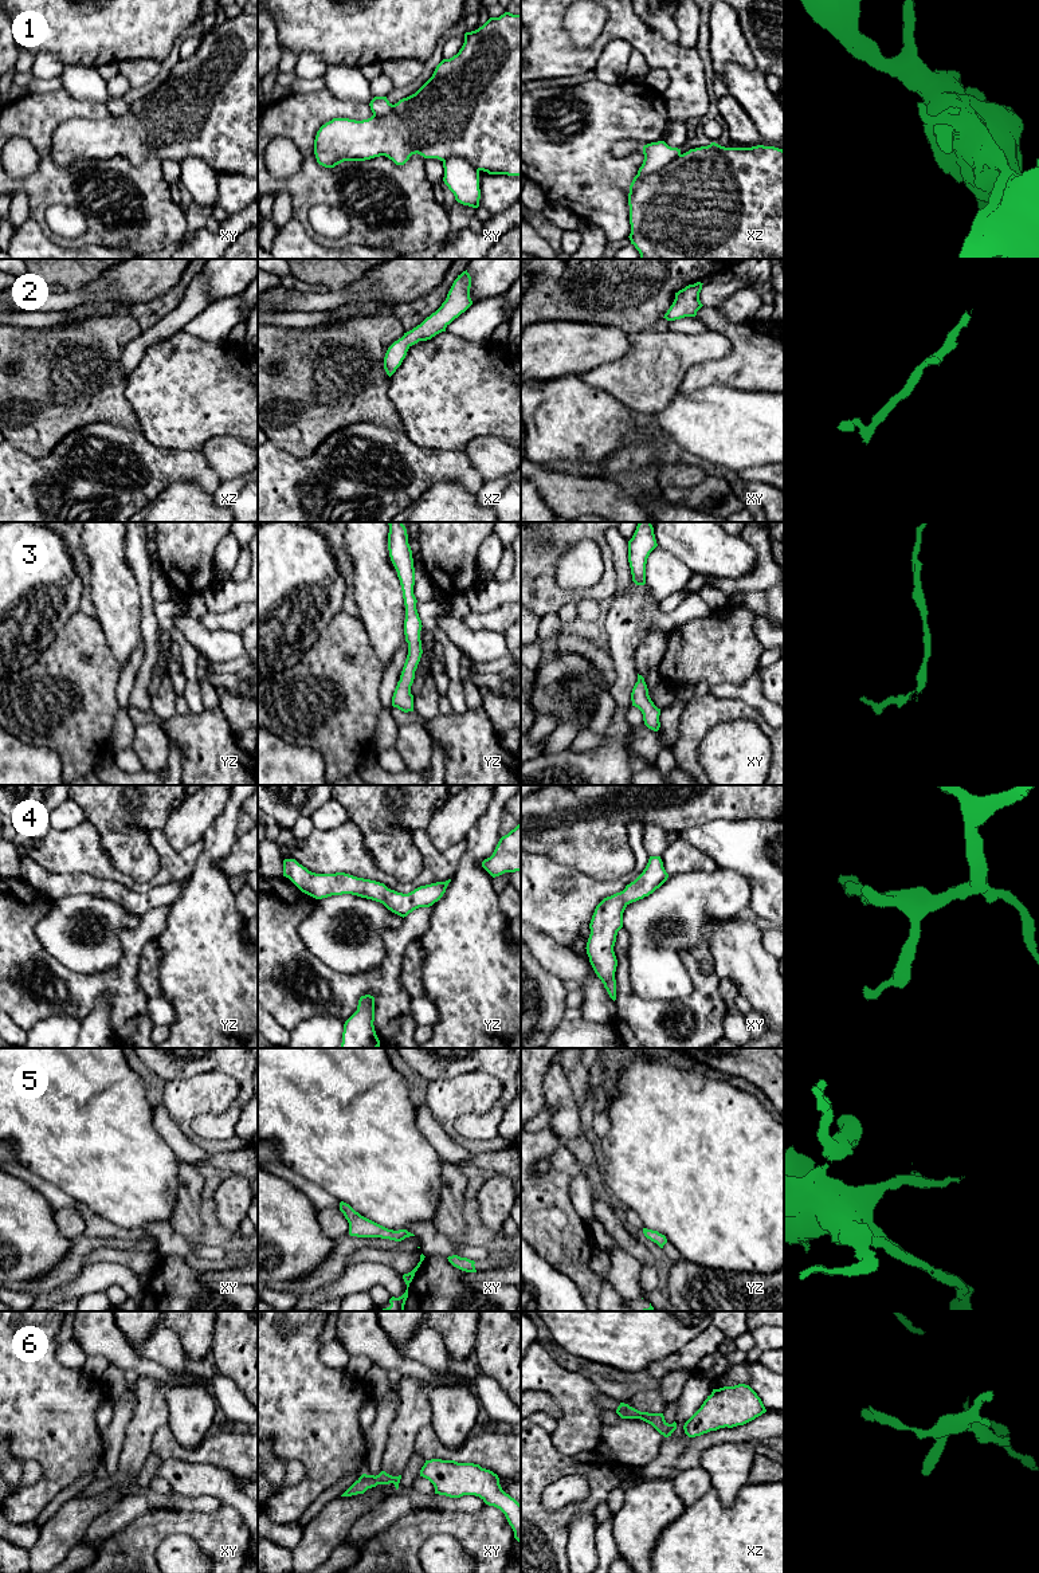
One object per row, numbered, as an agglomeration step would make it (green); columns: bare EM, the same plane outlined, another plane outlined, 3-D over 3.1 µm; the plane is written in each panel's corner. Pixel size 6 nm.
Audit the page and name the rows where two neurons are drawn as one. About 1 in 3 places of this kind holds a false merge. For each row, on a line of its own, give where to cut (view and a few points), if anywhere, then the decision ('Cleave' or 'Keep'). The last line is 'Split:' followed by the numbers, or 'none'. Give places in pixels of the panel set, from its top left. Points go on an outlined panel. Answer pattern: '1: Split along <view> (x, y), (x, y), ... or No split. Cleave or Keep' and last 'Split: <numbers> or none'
1: Split along xz (681, 155), (647, 176), (639, 177), (636, 175). Cleave
2: No split. Keep
3: No split. Keep
4: No split. Keep
5: No split. Keep
6: No split. Keep
Split: 1

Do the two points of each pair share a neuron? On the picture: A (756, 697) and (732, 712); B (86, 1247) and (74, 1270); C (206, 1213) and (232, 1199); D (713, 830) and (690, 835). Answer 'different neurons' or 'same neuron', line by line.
A: different neurons
B: same neuron
C: different neurons
D: same neuron

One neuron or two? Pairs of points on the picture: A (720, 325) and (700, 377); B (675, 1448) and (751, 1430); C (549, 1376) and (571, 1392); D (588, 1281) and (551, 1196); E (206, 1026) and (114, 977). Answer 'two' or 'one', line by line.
A: one
B: two
C: one
D: one
E: two

